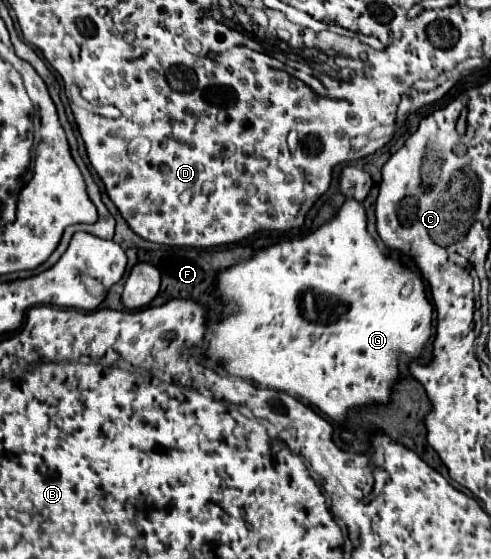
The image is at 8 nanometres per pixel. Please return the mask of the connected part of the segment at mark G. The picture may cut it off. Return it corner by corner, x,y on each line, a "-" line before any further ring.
347,199
343,203
343,207
337,211
337,215
329,223
319,227
315,233
311,233
311,235
307,235
307,237
303,237
299,241
281,241
271,249
261,249
249,261
237,263
231,269
221,271
219,277
217,277
217,293
221,295
221,299
223,299
223,303
227,307
237,307
237,311
227,311
223,315
223,319
219,321
215,333
209,337
207,355
213,361
223,361
225,369
231,375
251,379
251,381
255,381
255,383
259,383
263,387
271,387
271,389
285,391
285,393
297,395
301,399
307,399
309,403
319,407
323,413
327,413
335,421
343,421
351,407
369,405
369,403
387,403
389,393
391,393
391,385
397,381
397,375
399,375
399,359
403,355
407,359
417,359
421,355
427,339
431,337
433,307
431,307
431,303
429,303
429,299
425,295
421,275
417,271
401,265
395,253
387,255
383,249
379,249
373,243
371,235
367,233
365,207
355,199

